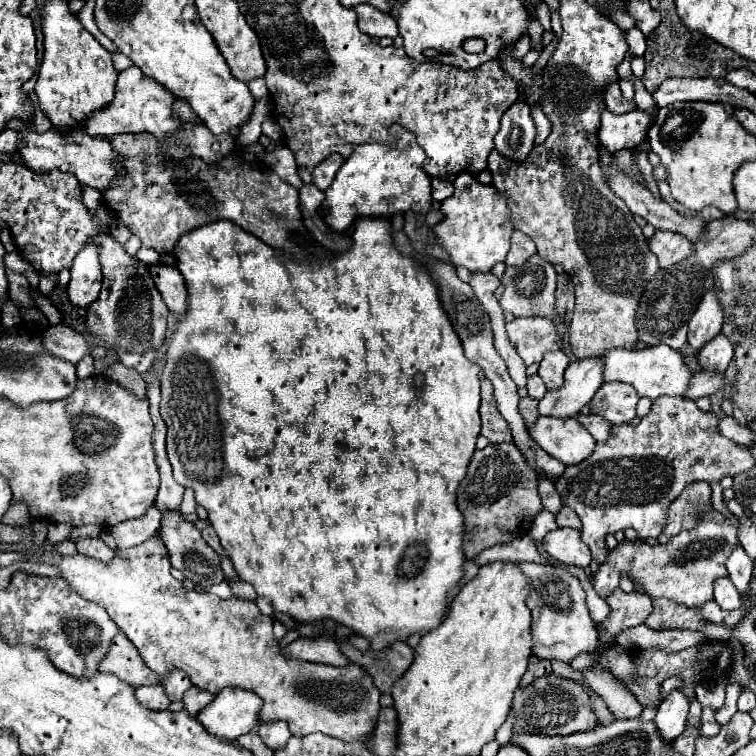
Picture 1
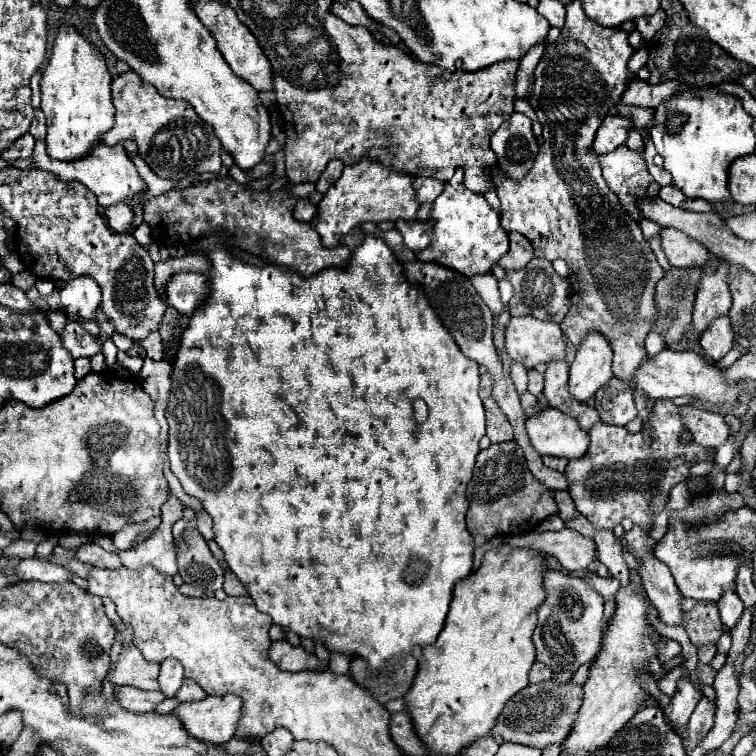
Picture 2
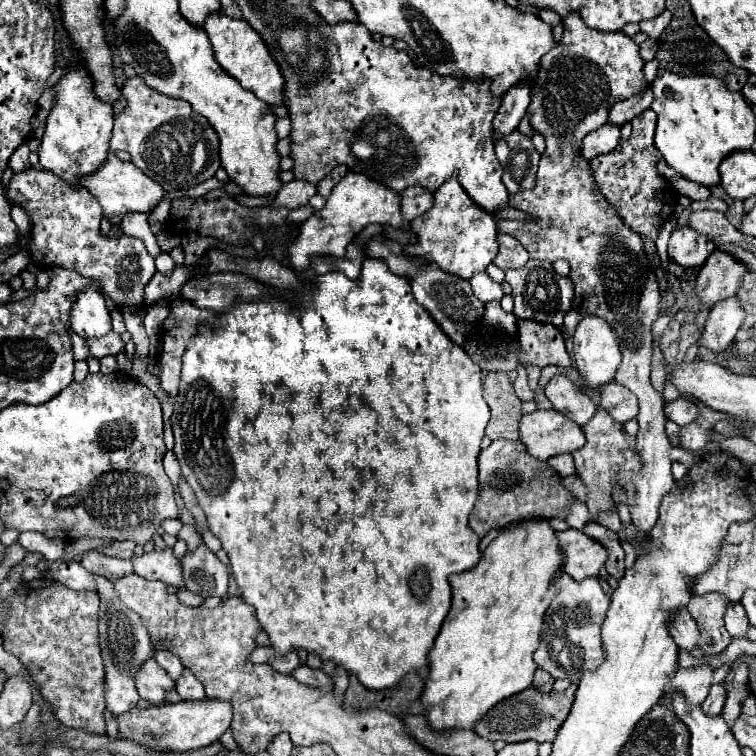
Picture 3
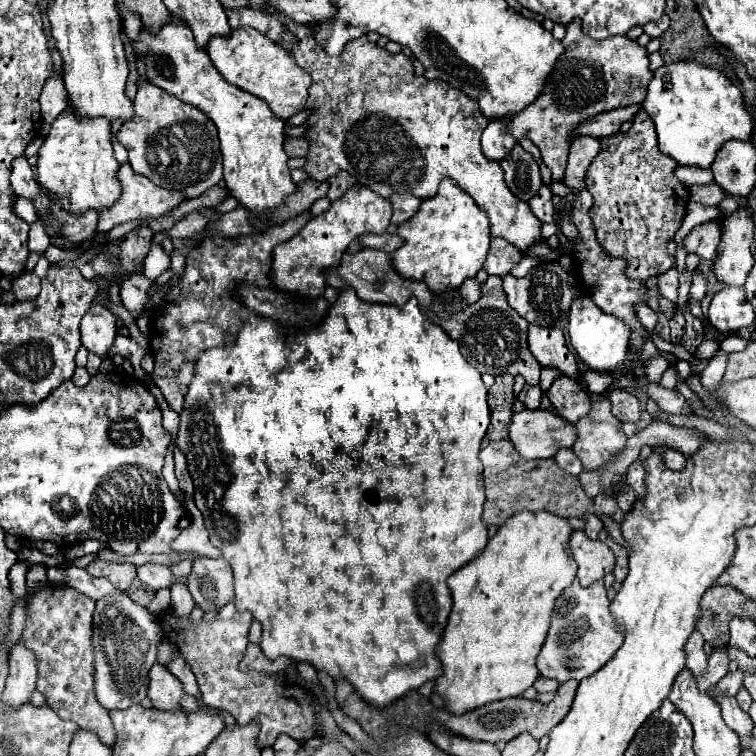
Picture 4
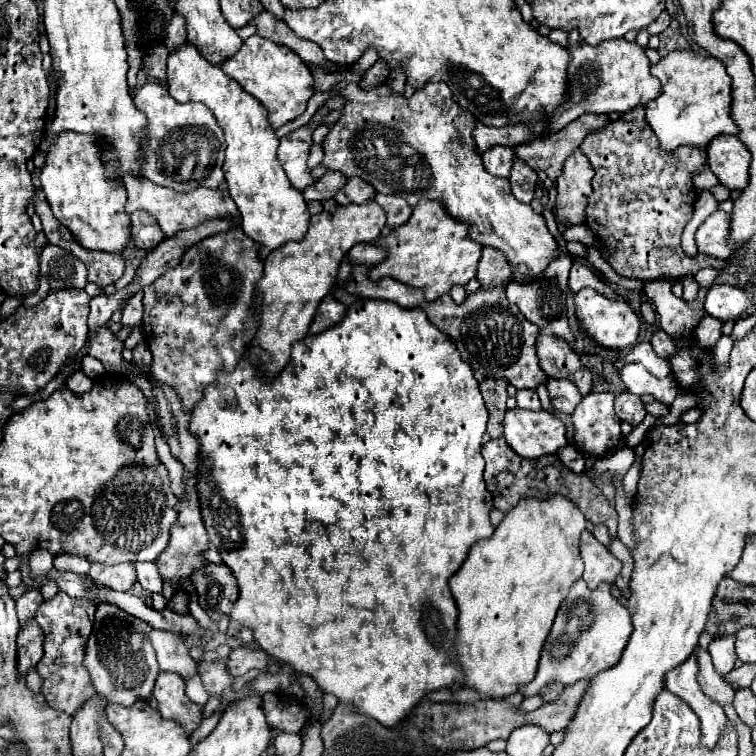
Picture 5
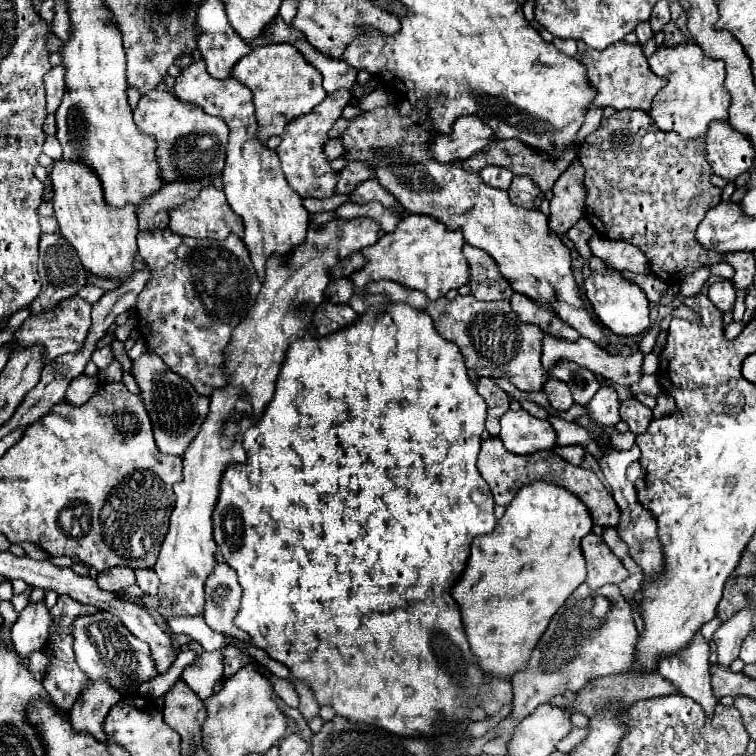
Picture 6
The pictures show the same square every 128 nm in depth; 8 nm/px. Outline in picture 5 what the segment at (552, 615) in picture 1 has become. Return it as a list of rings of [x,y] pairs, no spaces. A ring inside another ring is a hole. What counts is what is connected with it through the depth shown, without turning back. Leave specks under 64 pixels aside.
[[[576,580],[562,606],[558,608],[554,626],[544,642],[536,678],[522,688],[522,694],[534,696],[542,686],[550,682],[560,682],[566,686],[576,680],[588,680],[598,672],[614,666],[620,660],[624,646],[628,644],[630,632],[630,614],[610,594],[608,584],[600,584],[596,590],[590,590],[582,580]]]

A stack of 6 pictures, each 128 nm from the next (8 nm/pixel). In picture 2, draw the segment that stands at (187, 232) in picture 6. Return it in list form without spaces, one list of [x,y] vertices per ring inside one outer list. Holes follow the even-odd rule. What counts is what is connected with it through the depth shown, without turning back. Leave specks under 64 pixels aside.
[[[38,140],[32,152],[32,164],[40,170],[52,172],[54,176],[58,176],[60,180],[78,180],[82,182],[86,188],[90,188],[96,198],[98,204],[102,208],[112,206],[116,202],[124,202],[128,198],[132,198],[134,194],[142,192],[146,188],[146,184],[142,182],[142,178],[136,172],[136,166],[132,164],[128,152],[124,150],[122,144],[114,144],[114,146],[106,146],[106,144],[96,144],[96,148],[92,148],[92,152],[84,158],[76,158],[76,160],[52,160],[46,152],[46,144],[44,140]]]

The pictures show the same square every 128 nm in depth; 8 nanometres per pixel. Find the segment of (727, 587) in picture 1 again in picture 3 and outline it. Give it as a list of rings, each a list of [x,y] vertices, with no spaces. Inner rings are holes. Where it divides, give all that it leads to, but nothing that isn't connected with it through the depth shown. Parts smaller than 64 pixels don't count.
[[[730,602],[726,614],[724,614],[724,622],[726,622],[726,630],[732,638],[744,638],[746,630],[748,630],[748,618],[744,616],[744,608],[740,602]]]

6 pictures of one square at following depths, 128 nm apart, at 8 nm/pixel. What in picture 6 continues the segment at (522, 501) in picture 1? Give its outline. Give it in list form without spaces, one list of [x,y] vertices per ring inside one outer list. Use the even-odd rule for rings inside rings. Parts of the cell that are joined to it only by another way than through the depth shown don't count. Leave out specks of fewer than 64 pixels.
[[[498,436],[488,438],[488,440],[482,442],[482,450],[480,450],[480,456],[478,456],[478,470],[484,476],[484,480],[488,482],[490,490],[494,494],[494,502],[504,506],[504,508],[514,500],[514,496],[518,494],[520,488],[542,480],[542,482],[562,486],[568,492],[572,492],[576,498],[580,498],[586,504],[586,508],[590,510],[596,524],[604,526],[604,528],[606,526],[614,528],[618,524],[618,506],[616,506],[614,498],[606,492],[602,482],[596,478],[596,474],[592,470],[568,464],[558,454],[554,454],[554,450],[536,452],[532,456],[516,456],[516,454],[512,454],[512,452],[508,452],[504,448],[504,444],[502,444],[502,440]]]

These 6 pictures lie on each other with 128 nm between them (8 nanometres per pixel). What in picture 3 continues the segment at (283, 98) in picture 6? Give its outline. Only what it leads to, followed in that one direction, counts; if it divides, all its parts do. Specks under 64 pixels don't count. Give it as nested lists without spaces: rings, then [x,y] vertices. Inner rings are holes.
[[[212,12],[204,20],[204,30],[212,42],[214,56],[218,60],[218,64],[230,76],[234,76],[246,90],[254,92],[260,100],[264,100],[268,104],[282,102],[284,78],[282,78],[276,62],[272,60],[266,44],[256,34],[256,30],[250,28],[250,24],[244,24],[244,20],[238,20],[238,18],[230,18],[222,12]]]

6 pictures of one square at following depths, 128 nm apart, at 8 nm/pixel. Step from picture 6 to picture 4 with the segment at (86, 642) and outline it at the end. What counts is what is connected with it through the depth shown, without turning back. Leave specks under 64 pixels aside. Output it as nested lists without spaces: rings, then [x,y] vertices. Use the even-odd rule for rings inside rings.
[[[114,592],[96,602],[94,610],[94,654],[96,696],[106,710],[124,710],[146,698],[148,670],[156,662],[156,644],[162,640],[160,622],[124,592]]]

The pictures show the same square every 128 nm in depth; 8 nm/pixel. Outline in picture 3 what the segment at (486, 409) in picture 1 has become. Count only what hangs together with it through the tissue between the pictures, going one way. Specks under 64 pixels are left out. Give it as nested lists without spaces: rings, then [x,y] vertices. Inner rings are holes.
[[[488,372],[482,380],[484,400],[492,410],[486,426],[490,440],[518,440],[518,424],[522,418],[520,400],[512,392],[512,384],[504,372]]]

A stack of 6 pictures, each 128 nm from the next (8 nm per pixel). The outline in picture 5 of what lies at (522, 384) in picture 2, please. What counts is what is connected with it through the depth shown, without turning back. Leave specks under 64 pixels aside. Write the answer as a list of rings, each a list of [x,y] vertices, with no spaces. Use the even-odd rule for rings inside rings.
[[[518,390],[516,400],[518,400],[518,408],[526,408],[526,410],[540,410],[542,408],[536,390]]]

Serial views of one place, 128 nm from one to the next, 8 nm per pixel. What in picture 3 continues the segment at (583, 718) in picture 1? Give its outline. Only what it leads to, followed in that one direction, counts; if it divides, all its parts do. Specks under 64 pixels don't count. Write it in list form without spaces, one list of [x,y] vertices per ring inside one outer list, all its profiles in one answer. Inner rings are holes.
[[[572,684],[570,688],[566,688],[564,692],[538,692],[536,688],[526,688],[506,700],[502,700],[500,704],[496,704],[482,720],[480,724],[476,724],[474,732],[480,734],[482,738],[488,740],[506,740],[506,742],[524,742],[524,740],[536,740],[536,742],[554,742],[556,732],[560,728],[560,724],[564,724],[564,720],[570,714],[570,708],[574,704],[574,692],[576,692],[576,684]]]

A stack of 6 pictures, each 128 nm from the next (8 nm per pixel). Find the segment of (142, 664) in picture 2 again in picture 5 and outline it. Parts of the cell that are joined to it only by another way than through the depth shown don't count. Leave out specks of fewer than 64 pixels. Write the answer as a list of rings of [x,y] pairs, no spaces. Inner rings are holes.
[[[160,672],[154,684],[154,692],[152,696],[158,702],[158,710],[162,714],[162,718],[166,720],[176,720],[180,722],[184,728],[188,728],[188,734],[194,732],[200,722],[202,722],[202,706],[194,704],[182,686],[184,680],[180,680],[180,676],[172,674],[172,672]]]

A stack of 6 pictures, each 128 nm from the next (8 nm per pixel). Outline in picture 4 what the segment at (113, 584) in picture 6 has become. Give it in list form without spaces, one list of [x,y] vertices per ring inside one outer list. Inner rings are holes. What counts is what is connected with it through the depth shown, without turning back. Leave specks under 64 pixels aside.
[[[96,558],[94,562],[88,564],[86,570],[92,576],[104,576],[104,578],[108,578],[118,590],[130,588],[134,578],[136,578],[136,566],[132,566],[128,562],[108,562],[108,560]]]

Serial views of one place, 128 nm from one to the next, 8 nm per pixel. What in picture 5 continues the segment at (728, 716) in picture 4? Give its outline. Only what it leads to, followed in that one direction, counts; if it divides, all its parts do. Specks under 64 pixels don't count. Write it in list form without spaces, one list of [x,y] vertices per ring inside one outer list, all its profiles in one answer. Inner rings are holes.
[[[696,646],[694,656],[698,662],[698,684],[704,690],[704,694],[722,708],[732,706],[734,704],[734,688],[730,684],[726,684],[726,680],[718,672],[714,672],[710,654],[704,648]]]

